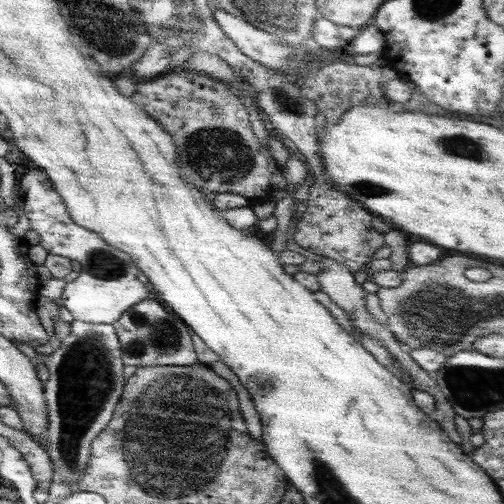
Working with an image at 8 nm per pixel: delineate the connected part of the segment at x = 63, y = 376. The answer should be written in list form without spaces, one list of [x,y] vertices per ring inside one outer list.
[[[74,319],[70,330],[59,348],[41,363],[47,366],[49,372],[44,384],[48,421],[45,447],[60,472],[62,484],[73,490],[74,484],[86,471],[92,441],[111,421],[126,377],[121,346],[113,324],[90,324]]]

